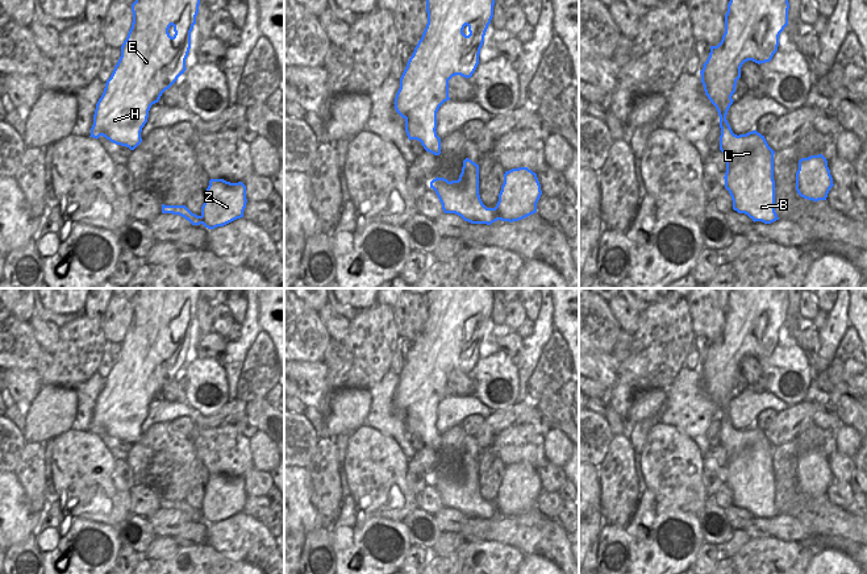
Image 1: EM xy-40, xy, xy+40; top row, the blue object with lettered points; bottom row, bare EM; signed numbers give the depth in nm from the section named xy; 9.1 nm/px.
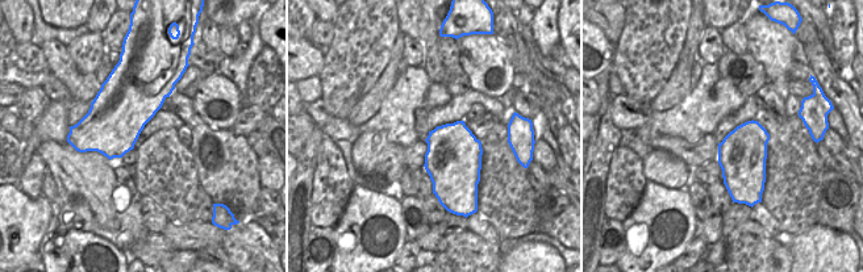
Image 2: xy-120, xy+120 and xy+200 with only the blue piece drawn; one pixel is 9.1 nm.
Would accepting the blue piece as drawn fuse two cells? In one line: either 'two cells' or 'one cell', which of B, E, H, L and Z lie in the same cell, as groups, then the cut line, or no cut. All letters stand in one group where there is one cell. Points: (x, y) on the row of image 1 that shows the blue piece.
one cell; B E H L Z; no cut

